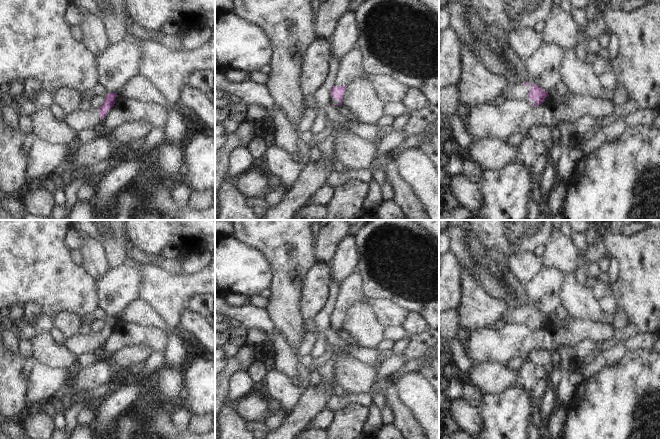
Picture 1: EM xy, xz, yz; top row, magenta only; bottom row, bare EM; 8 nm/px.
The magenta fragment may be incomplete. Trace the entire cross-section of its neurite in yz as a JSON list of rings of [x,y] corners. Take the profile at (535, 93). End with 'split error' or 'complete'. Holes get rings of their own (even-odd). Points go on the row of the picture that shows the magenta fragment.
[[[528,82],[514,85],[513,87],[507,86],[502,89],[500,96],[502,96],[505,101],[525,101],[533,106],[539,106],[543,102],[551,100],[547,91],[543,90],[537,84],[532,85]]]; split error

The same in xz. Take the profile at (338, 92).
[[[355,47],[338,61],[336,80],[330,95],[332,105],[342,105],[346,86],[363,72],[365,70],[362,67],[362,52]]]; split error

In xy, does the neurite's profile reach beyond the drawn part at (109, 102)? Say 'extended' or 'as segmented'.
extended

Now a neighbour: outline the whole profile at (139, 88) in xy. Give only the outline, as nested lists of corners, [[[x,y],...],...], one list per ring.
[[[140,74],[131,78],[121,87],[119,98],[121,101],[135,99],[143,103],[166,105],[166,101],[161,97],[158,89]]]

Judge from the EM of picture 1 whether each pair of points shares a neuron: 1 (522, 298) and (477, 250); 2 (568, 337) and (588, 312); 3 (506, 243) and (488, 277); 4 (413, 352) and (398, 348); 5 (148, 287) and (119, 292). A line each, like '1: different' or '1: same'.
1: same
2: different
3: different
4: different
5: different

